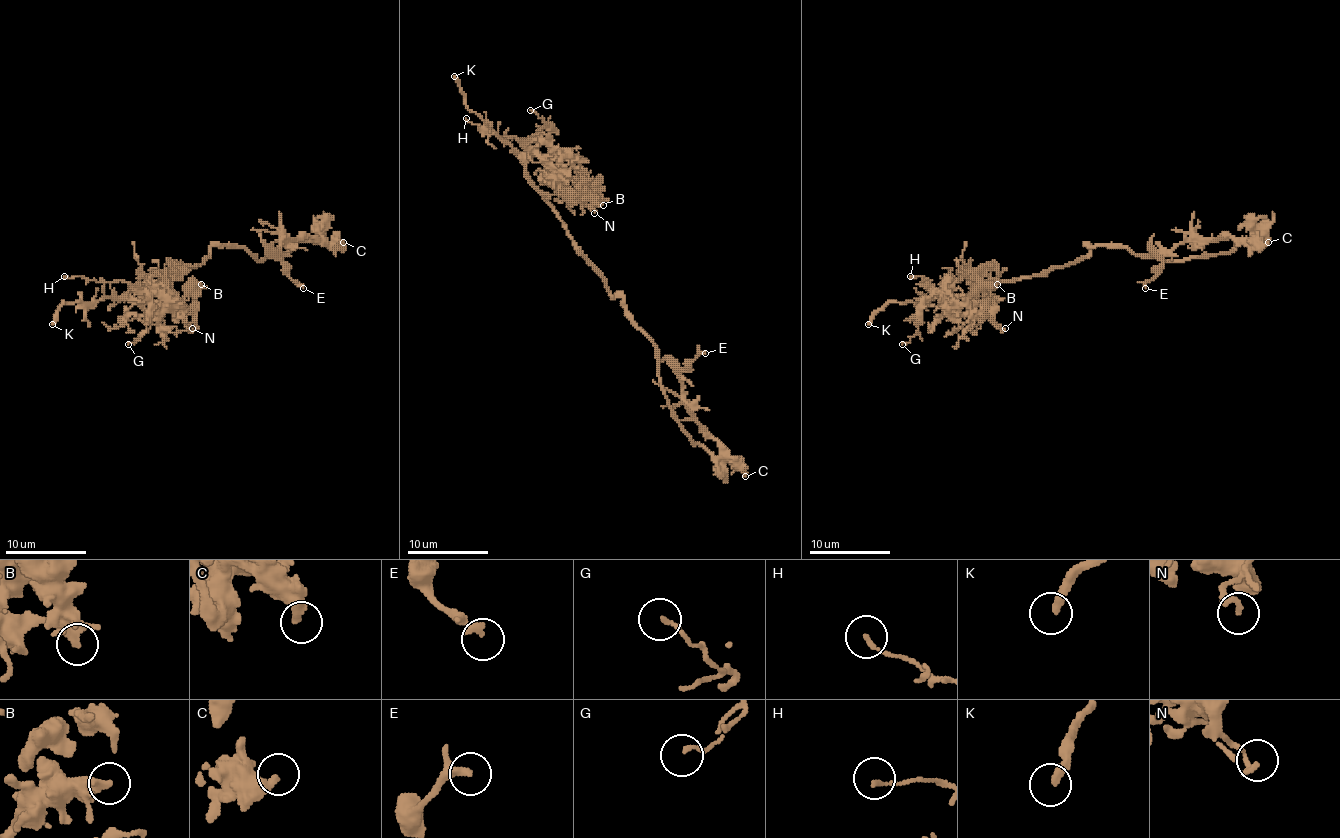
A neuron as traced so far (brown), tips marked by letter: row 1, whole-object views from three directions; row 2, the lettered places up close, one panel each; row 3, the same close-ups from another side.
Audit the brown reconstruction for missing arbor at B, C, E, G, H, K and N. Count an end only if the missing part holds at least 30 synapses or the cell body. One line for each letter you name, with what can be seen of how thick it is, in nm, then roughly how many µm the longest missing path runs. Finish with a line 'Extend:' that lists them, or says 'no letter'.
K: 280 nm thick; about 60 µm are missing
Extend: K

